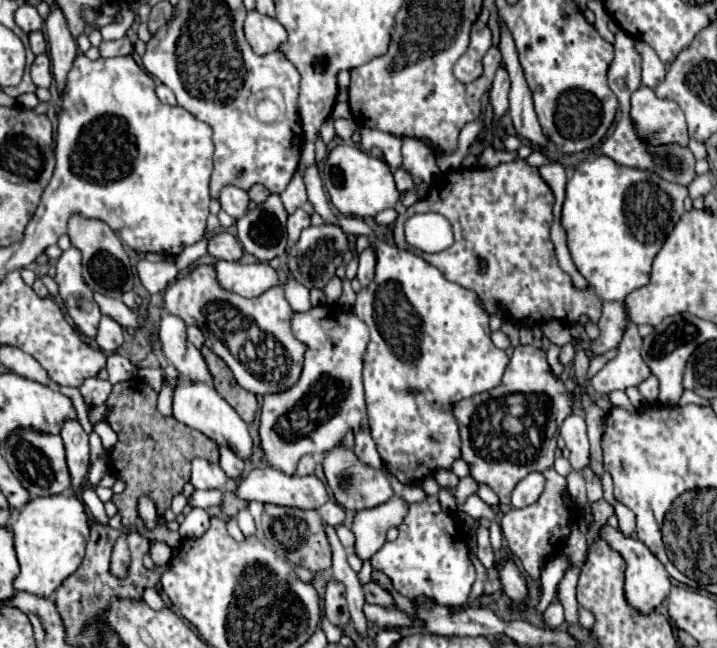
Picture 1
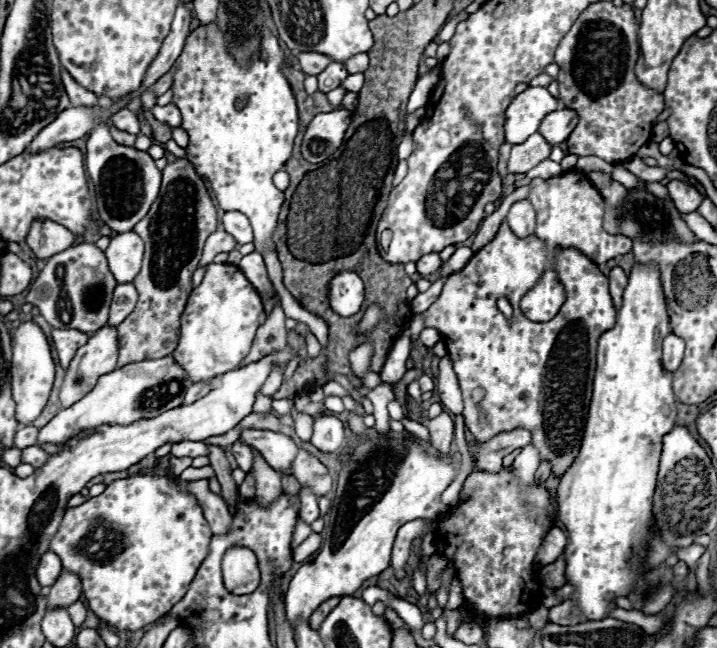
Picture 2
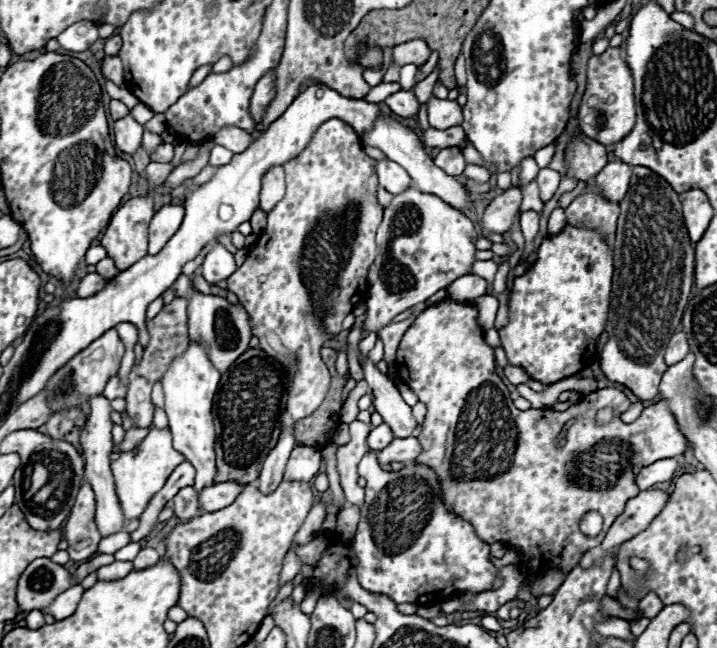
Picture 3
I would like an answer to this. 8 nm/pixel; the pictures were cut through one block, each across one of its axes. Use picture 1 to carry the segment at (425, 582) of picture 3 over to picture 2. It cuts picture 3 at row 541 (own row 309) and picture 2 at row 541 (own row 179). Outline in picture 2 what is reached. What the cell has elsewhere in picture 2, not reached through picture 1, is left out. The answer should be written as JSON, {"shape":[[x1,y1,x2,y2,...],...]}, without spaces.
{"shape":[[313,532,303,543,292,550,292,558,294,562,302,562,306,560,308,556,312,556,318,548,321,547,322,537,320,534]]}

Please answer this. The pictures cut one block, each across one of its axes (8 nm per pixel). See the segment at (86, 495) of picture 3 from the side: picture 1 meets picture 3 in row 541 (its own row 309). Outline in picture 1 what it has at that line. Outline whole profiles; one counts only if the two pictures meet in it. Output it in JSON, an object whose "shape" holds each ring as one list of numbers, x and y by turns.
{"shape":[[74,246,66,250,62,258,56,262,56,268,58,268,58,274,56,274,58,292,70,318,74,320,74,324,84,336,94,338,102,312,94,300,92,290,82,278,80,252]]}

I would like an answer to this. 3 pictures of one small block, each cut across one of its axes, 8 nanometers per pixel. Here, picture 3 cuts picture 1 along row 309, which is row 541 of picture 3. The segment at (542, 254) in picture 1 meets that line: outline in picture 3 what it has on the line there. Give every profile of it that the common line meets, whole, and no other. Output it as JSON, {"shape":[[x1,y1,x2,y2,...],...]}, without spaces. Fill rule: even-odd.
{"shape":[[442,300,434,306,428,306,414,324,406,330,396,360,402,360,398,366,398,374,404,384,408,384,420,402,426,404,428,414,420,428,418,440,422,446,420,456,414,460,414,464,424,464,432,468,440,480,440,496,444,500,444,506,454,512,456,516,470,522,478,534,480,540,494,544,494,542,506,542,506,546,518,554,522,554,528,562,524,570,536,576,542,576,548,570,560,570,568,574,574,566,578,566,582,554,594,546,598,546,610,524,624,512,624,506,628,498,634,498,640,490,632,490,632,482,636,480,640,468,662,460,662,458,676,458,682,456,688,450,688,440,680,434,676,420,672,418,672,412,664,402,652,404,644,408,638,420,624,424,620,418,614,418,612,422,598,426,596,424,596,412,600,408,612,406,614,411,623,413,629,408,630,401,627,396,616,388,602,388,588,396,584,396,578,404,570,406,564,412,544,410,540,416,540,410,518,410,512,404,510,392,500,380,500,376,494,372,494,350,484,340,484,330,476,322,478,310,472,304,462,304,456,300],[508,438,518,438,516,450,510,458,508,466],[592,442,620,442,620,446,628,446,628,466,620,470,620,482,612,486,612,490,580,490,580,486,572,486,568,478,564,478,564,466,580,454,580,450,588,450],[576,498,600,498,600,502,576,502],[596,510,604,518,604,528,596,538,586,538,578,530,580,518]]}

